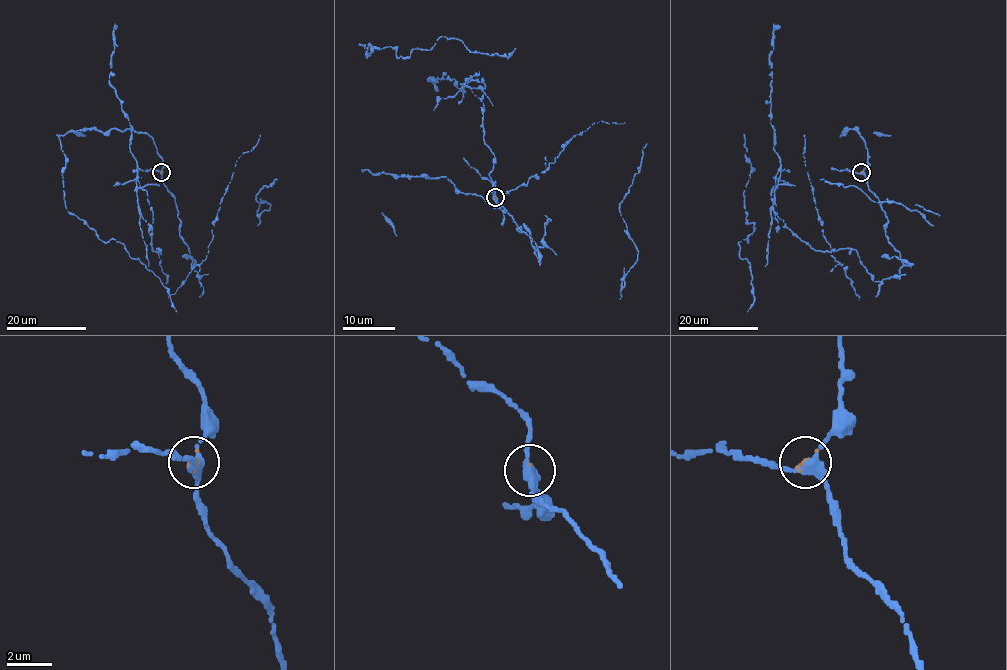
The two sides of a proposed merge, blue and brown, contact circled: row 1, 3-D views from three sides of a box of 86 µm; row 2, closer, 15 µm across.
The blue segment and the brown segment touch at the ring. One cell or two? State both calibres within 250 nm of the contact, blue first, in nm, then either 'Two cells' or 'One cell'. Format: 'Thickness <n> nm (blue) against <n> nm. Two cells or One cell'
Thickness 300 nm (blue) against 200 nm. Two cells

